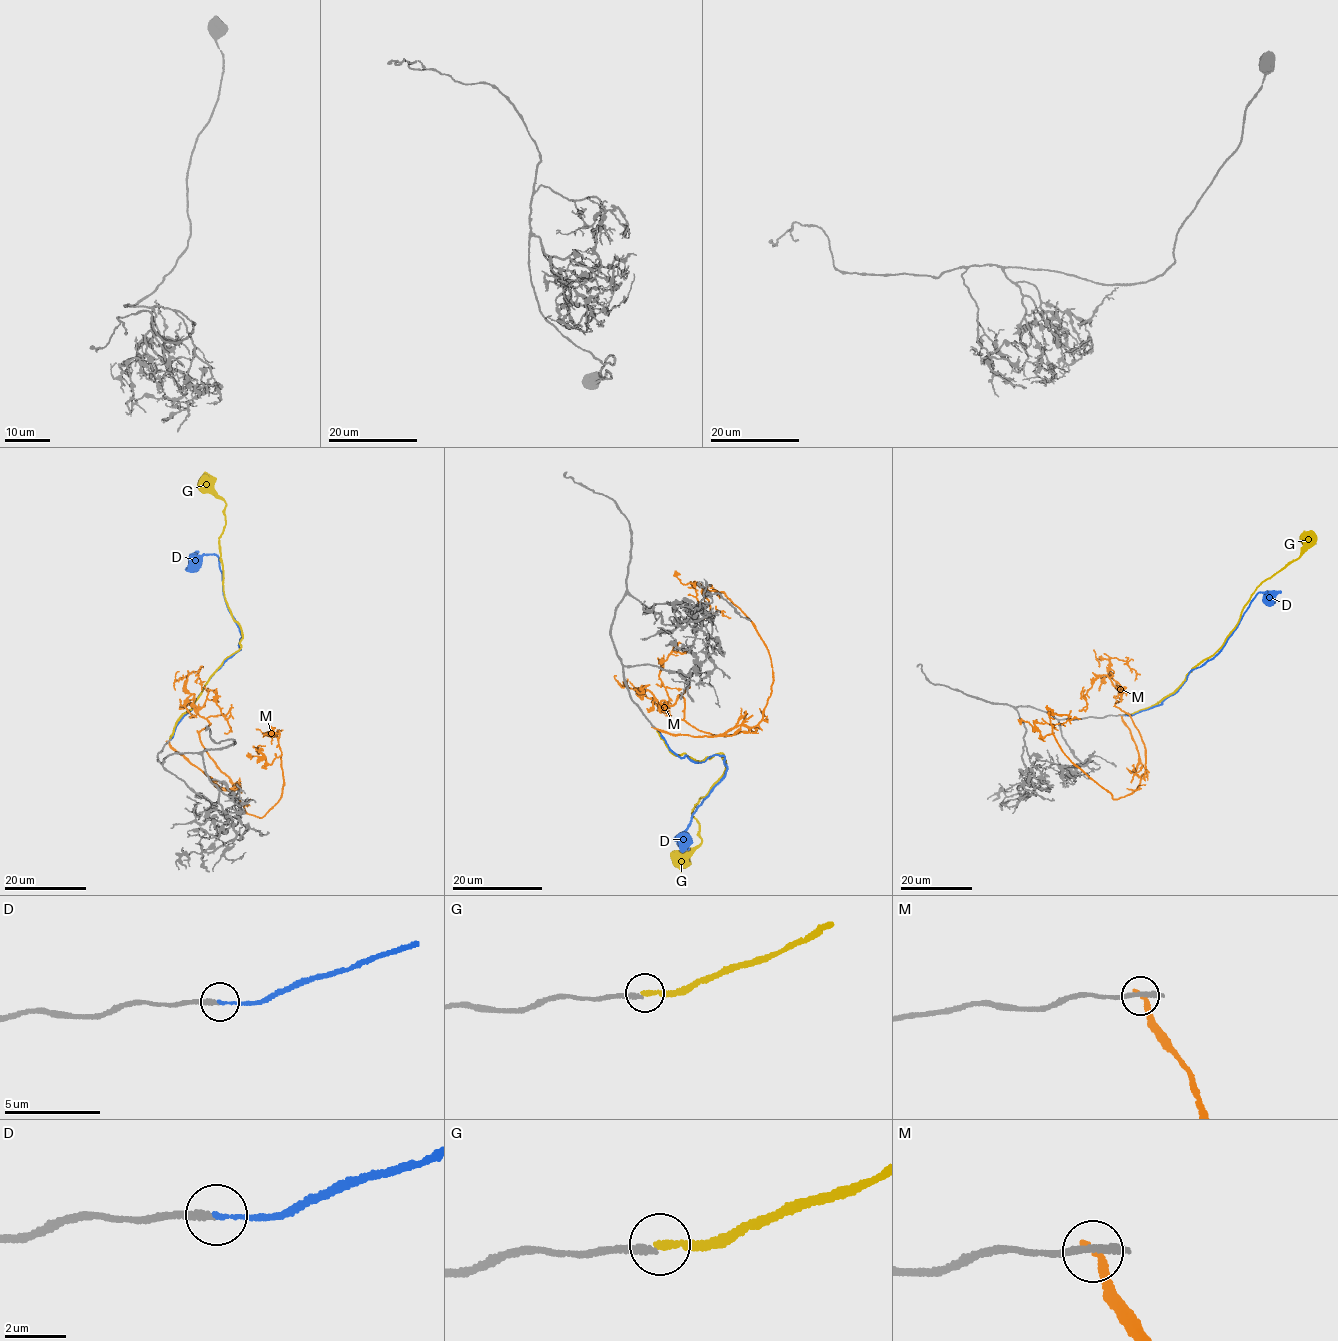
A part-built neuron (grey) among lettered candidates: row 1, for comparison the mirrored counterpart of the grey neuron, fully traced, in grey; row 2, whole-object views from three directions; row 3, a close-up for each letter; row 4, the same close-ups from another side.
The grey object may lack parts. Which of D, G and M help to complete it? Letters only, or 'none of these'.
D

